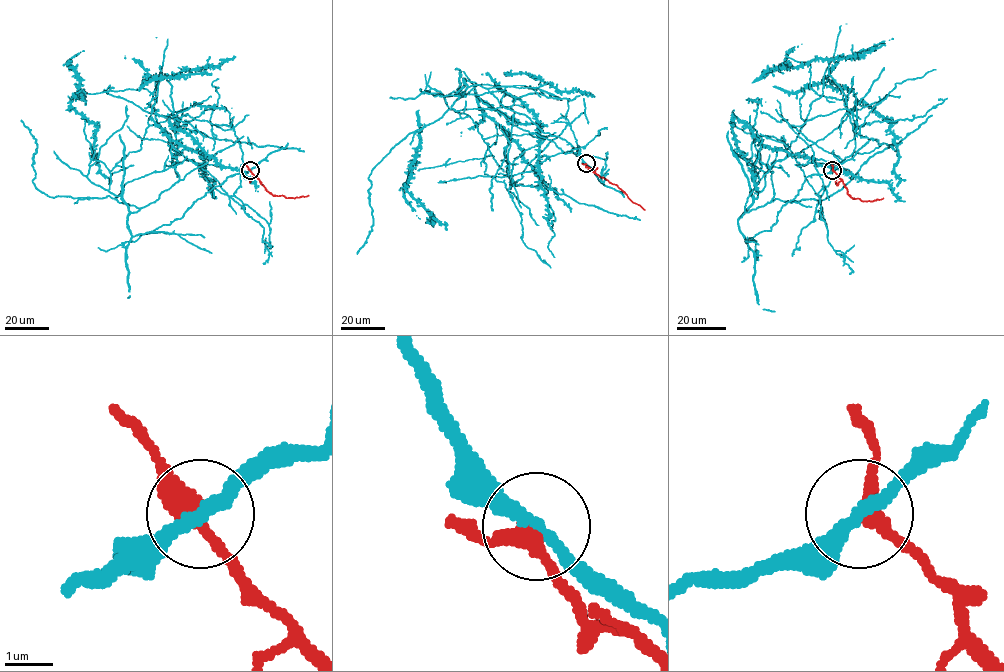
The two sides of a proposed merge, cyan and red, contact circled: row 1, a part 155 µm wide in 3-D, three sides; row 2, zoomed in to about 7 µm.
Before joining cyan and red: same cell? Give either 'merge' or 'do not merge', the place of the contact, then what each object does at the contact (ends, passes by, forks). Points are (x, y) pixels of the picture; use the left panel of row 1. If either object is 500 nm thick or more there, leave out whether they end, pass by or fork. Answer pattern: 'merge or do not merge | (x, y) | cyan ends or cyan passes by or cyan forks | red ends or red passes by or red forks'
do not merge | (250, 170) | cyan passes by | red passes by

